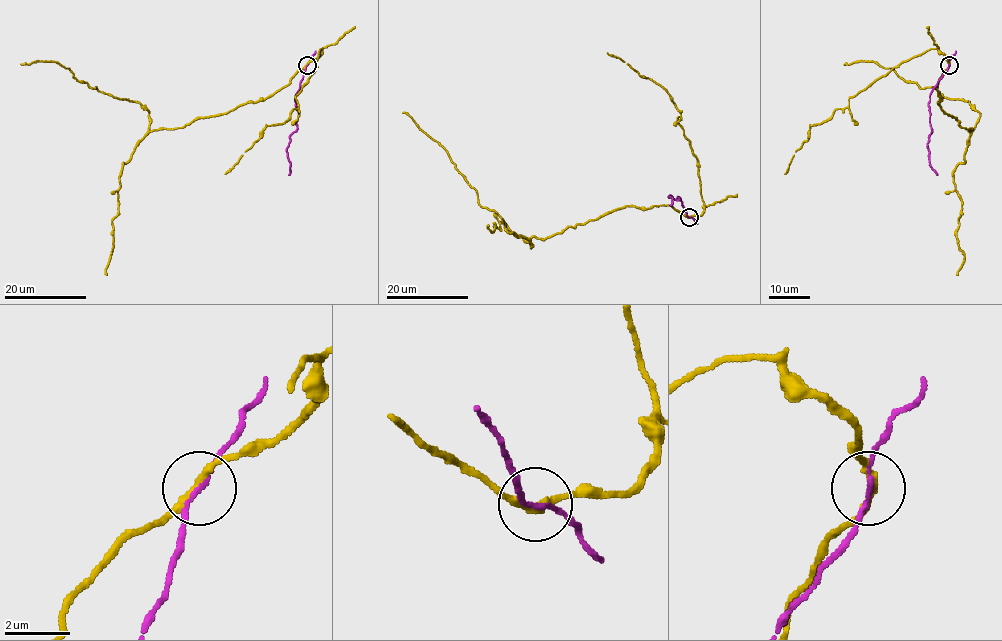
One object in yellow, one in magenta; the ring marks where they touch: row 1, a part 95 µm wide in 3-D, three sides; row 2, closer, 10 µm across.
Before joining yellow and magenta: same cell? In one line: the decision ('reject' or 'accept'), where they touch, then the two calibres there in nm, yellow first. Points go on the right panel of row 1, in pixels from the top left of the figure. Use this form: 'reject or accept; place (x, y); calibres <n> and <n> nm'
reject; place (949, 65); calibres 200 and 130 nm

